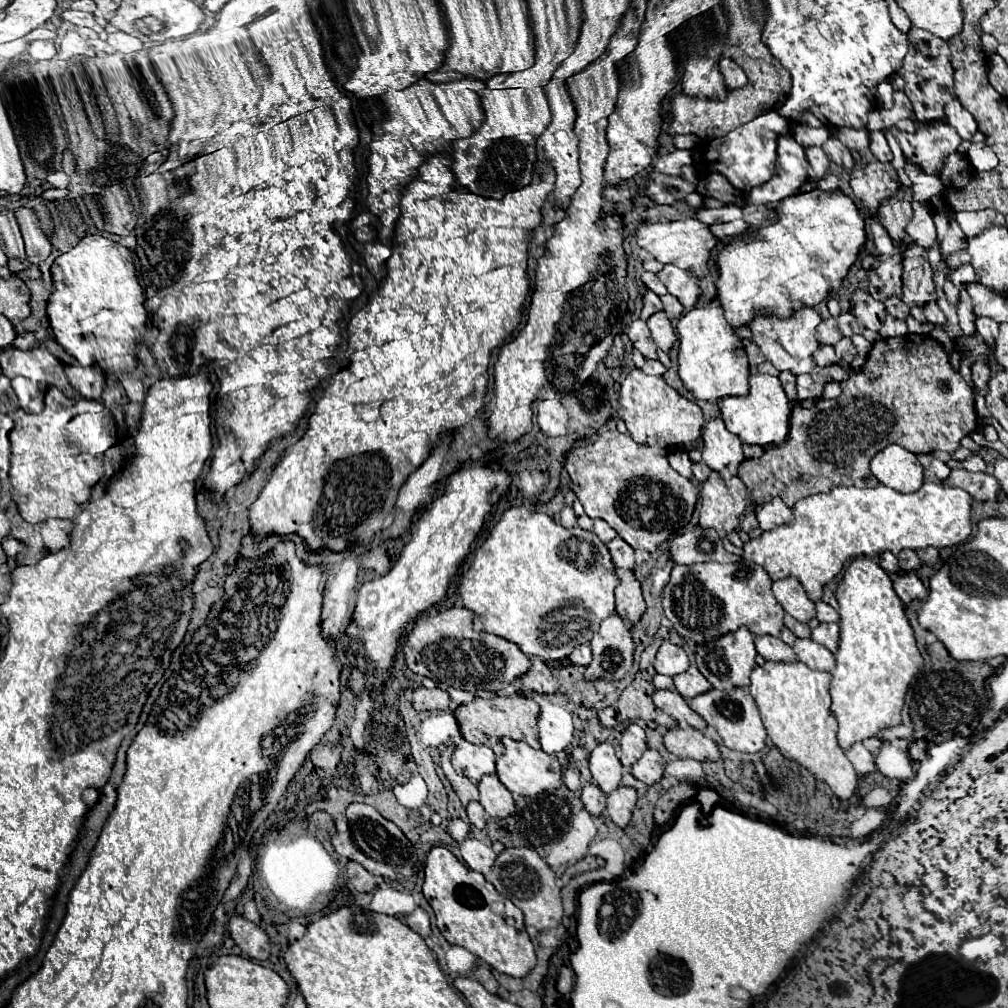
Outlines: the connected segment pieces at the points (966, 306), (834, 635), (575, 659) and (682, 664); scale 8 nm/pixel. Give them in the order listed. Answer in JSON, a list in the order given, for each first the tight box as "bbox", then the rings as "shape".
[{"bbox":[957,291,977,337],"shape":[[[961,291],[961,299],[957,303],[957,319],[959,319],[959,327],[963,331],[963,335],[973,337],[977,333],[975,329],[975,313],[973,313],[973,305],[971,299],[967,295],[967,291]]]},{"bbox":[811,623,839,653],"shape":[[[821,623],[817,629],[811,631],[811,639],[823,647],[827,647],[831,653],[839,647],[839,625],[837,623]]]},{"bbox":[569,645,591,667],"shape":[[[579,645],[579,647],[575,647],[575,649],[569,653],[569,661],[571,661],[573,665],[585,667],[585,665],[589,665],[589,659],[591,659],[589,645]]]},{"bbox":[655,641,689,677],"shape":[[[663,641],[659,651],[657,651],[657,659],[655,659],[655,671],[675,677],[683,671],[687,671],[689,667],[689,659],[685,655],[685,651],[677,645],[673,645],[671,641]]]}]

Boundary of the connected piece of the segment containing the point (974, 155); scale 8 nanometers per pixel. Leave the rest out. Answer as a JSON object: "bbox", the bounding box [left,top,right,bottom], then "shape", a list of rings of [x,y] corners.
{"bbox":[967,143,997,171],"shape":[[[973,143],[967,151],[967,157],[977,171],[991,171],[993,167],[997,167],[997,155],[985,143]]]}

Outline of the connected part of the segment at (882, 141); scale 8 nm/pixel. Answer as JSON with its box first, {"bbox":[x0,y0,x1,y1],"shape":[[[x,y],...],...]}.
{"bbox":[869,131,893,163],"shape":[[[871,131],[869,133],[869,141],[871,141],[871,153],[877,161],[885,163],[885,161],[891,161],[893,155],[891,155],[891,149],[887,145],[887,139],[883,135],[883,131]]]}

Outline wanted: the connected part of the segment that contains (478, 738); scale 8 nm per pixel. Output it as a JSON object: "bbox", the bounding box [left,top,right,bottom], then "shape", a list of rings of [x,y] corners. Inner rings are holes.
{"bbox":[455,695,539,757],"shape":[[[513,695],[513,697],[493,697],[493,699],[481,699],[475,697],[473,701],[459,705],[455,711],[455,719],[459,723],[459,729],[463,737],[469,743],[485,745],[493,749],[495,757],[503,755],[503,737],[511,737],[515,741],[527,741],[533,749],[539,747],[539,733],[537,733],[537,717],[539,717],[539,705],[525,697],[525,695]]]}

